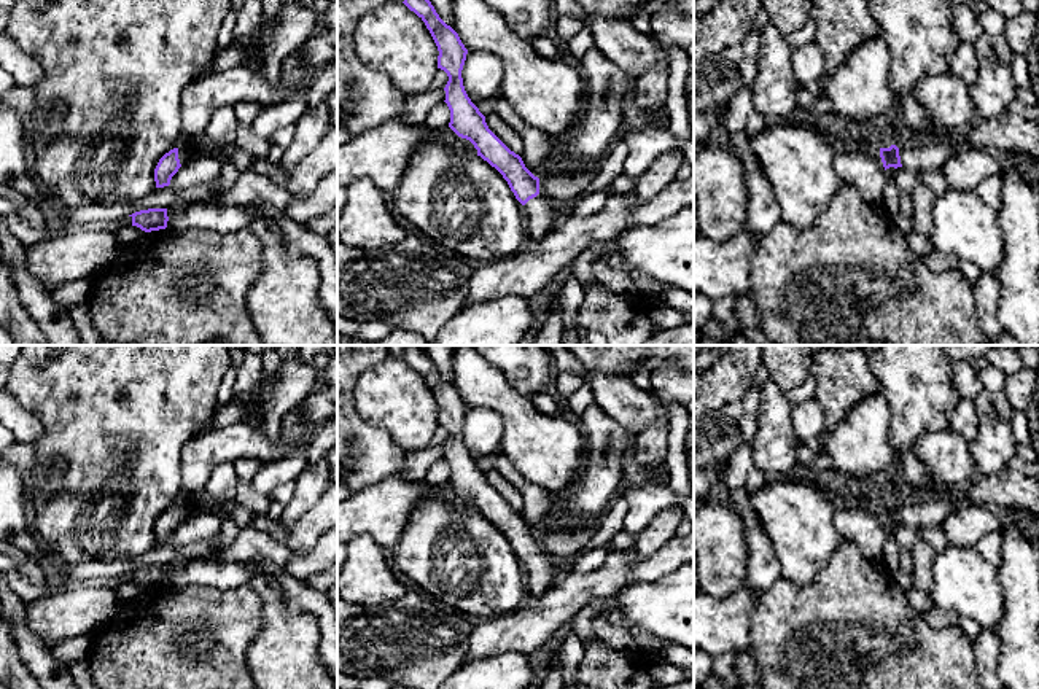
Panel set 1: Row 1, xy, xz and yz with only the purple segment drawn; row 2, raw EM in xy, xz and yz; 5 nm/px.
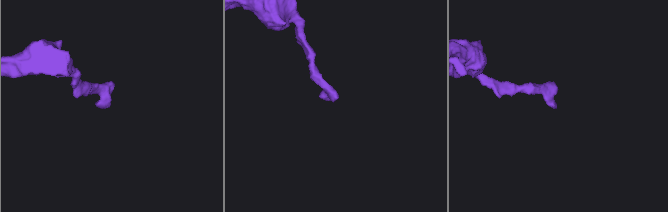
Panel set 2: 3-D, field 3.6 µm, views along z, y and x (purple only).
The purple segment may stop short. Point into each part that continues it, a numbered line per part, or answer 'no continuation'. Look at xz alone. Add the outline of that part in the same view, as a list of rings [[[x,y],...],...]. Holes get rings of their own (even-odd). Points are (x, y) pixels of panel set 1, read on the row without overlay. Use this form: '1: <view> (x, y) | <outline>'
1: xz (541, 570) | [[[541,551],[523,562],[528,597],[544,595],[558,581],[558,563]]]

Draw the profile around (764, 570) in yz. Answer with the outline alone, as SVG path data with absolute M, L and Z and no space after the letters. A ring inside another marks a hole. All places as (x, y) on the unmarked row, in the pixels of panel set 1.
M745 489L726 490L721 496L741 517L746 531L746 543L749 547L749 566L745 589L757 601L769 587L780 579L780 563L773 554L772 543L765 536L762 525L751 509L748 492Z

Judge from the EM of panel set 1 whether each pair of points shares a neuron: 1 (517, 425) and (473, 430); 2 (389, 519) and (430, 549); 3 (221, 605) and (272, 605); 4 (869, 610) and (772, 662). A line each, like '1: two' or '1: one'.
1: two
2: two
3: two
4: one

